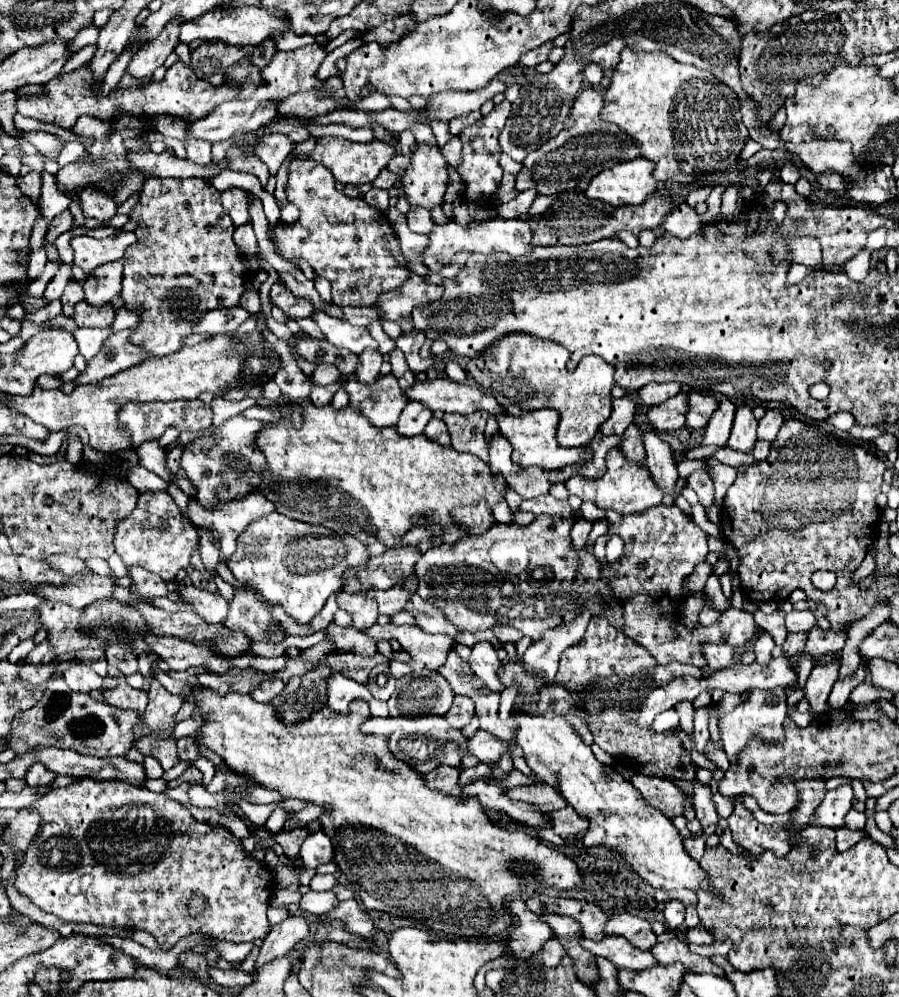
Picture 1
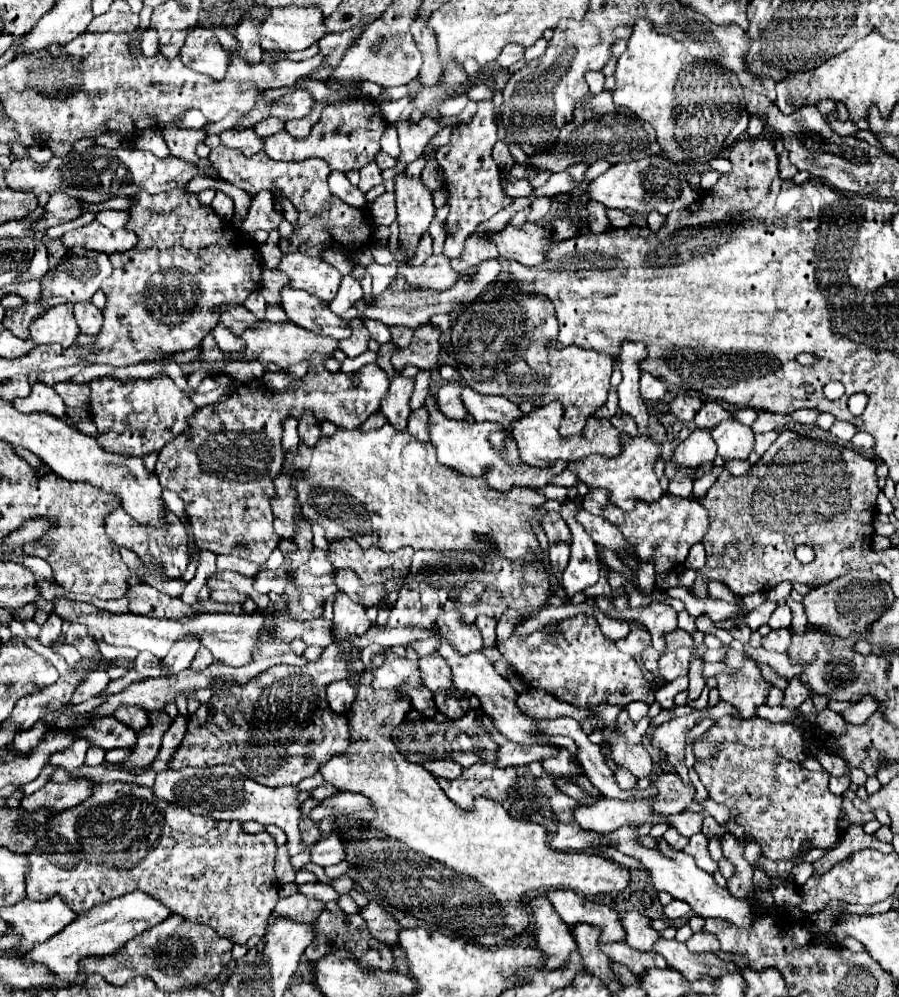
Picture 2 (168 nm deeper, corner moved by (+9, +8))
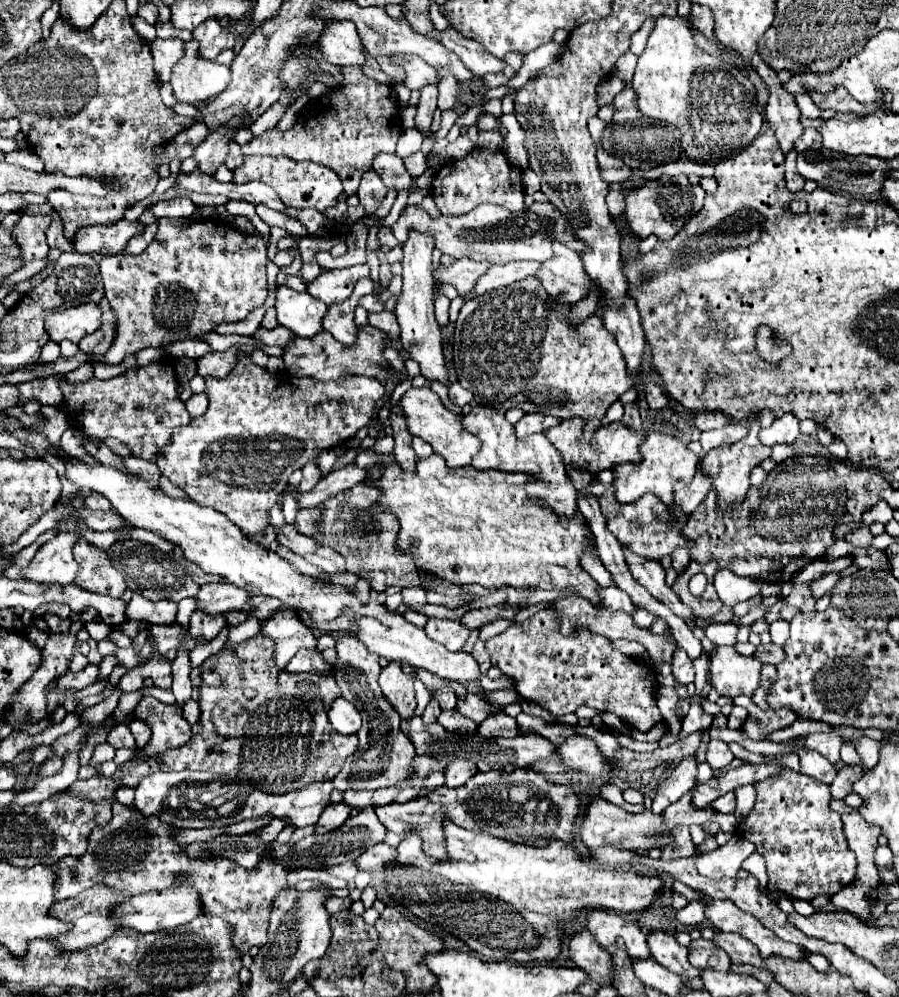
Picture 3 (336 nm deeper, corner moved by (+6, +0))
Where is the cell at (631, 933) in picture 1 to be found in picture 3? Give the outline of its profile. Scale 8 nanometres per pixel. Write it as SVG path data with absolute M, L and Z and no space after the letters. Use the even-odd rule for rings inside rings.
M650 931L648 933L648 949L650 957L664 965L666 969L688 977L688 969L692 967L688 961L688 949L680 947L676 939L664 931Z

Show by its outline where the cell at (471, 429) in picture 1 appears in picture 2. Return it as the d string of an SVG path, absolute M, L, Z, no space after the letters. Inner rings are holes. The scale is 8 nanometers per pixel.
M451 381L443 387L439 387L439 391L437 391L439 409L453 419L465 419L465 415L467 415L465 405L461 403L461 387L463 387L461 381Z

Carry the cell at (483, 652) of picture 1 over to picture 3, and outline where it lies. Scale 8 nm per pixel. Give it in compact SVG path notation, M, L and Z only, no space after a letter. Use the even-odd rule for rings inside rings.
M428 619L424 631L450 651L462 651L470 635L470 629L460 619Z

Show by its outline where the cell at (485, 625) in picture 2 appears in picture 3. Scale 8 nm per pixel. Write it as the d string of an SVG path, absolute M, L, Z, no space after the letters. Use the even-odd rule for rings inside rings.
M478 639L474 643L474 651L472 651L472 657L476 657L476 661L480 663L480 671L486 675L486 671L490 669L492 661L490 661L490 655L488 655L488 649L486 649L486 643L482 639Z

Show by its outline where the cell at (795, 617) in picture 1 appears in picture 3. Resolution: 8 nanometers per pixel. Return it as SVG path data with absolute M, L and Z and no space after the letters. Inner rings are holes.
M778 619L778 621L774 621L772 625L770 625L770 635L772 635L772 641L776 643L776 645L784 645L786 643L786 639L788 639L788 621L784 621L784 619Z

